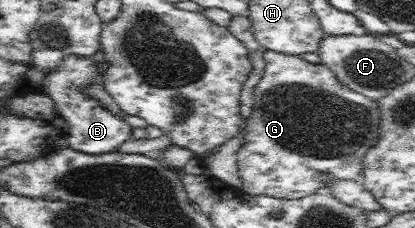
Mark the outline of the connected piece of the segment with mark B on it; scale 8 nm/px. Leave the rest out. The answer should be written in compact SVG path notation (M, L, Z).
M69 55L56 68L46 73L43 94L54 100L61 116L68 122L69 147L87 154L105 154L119 150L120 144L132 136L132 126L107 111L99 101L81 93L81 88L101 81L101 72L91 57Z

